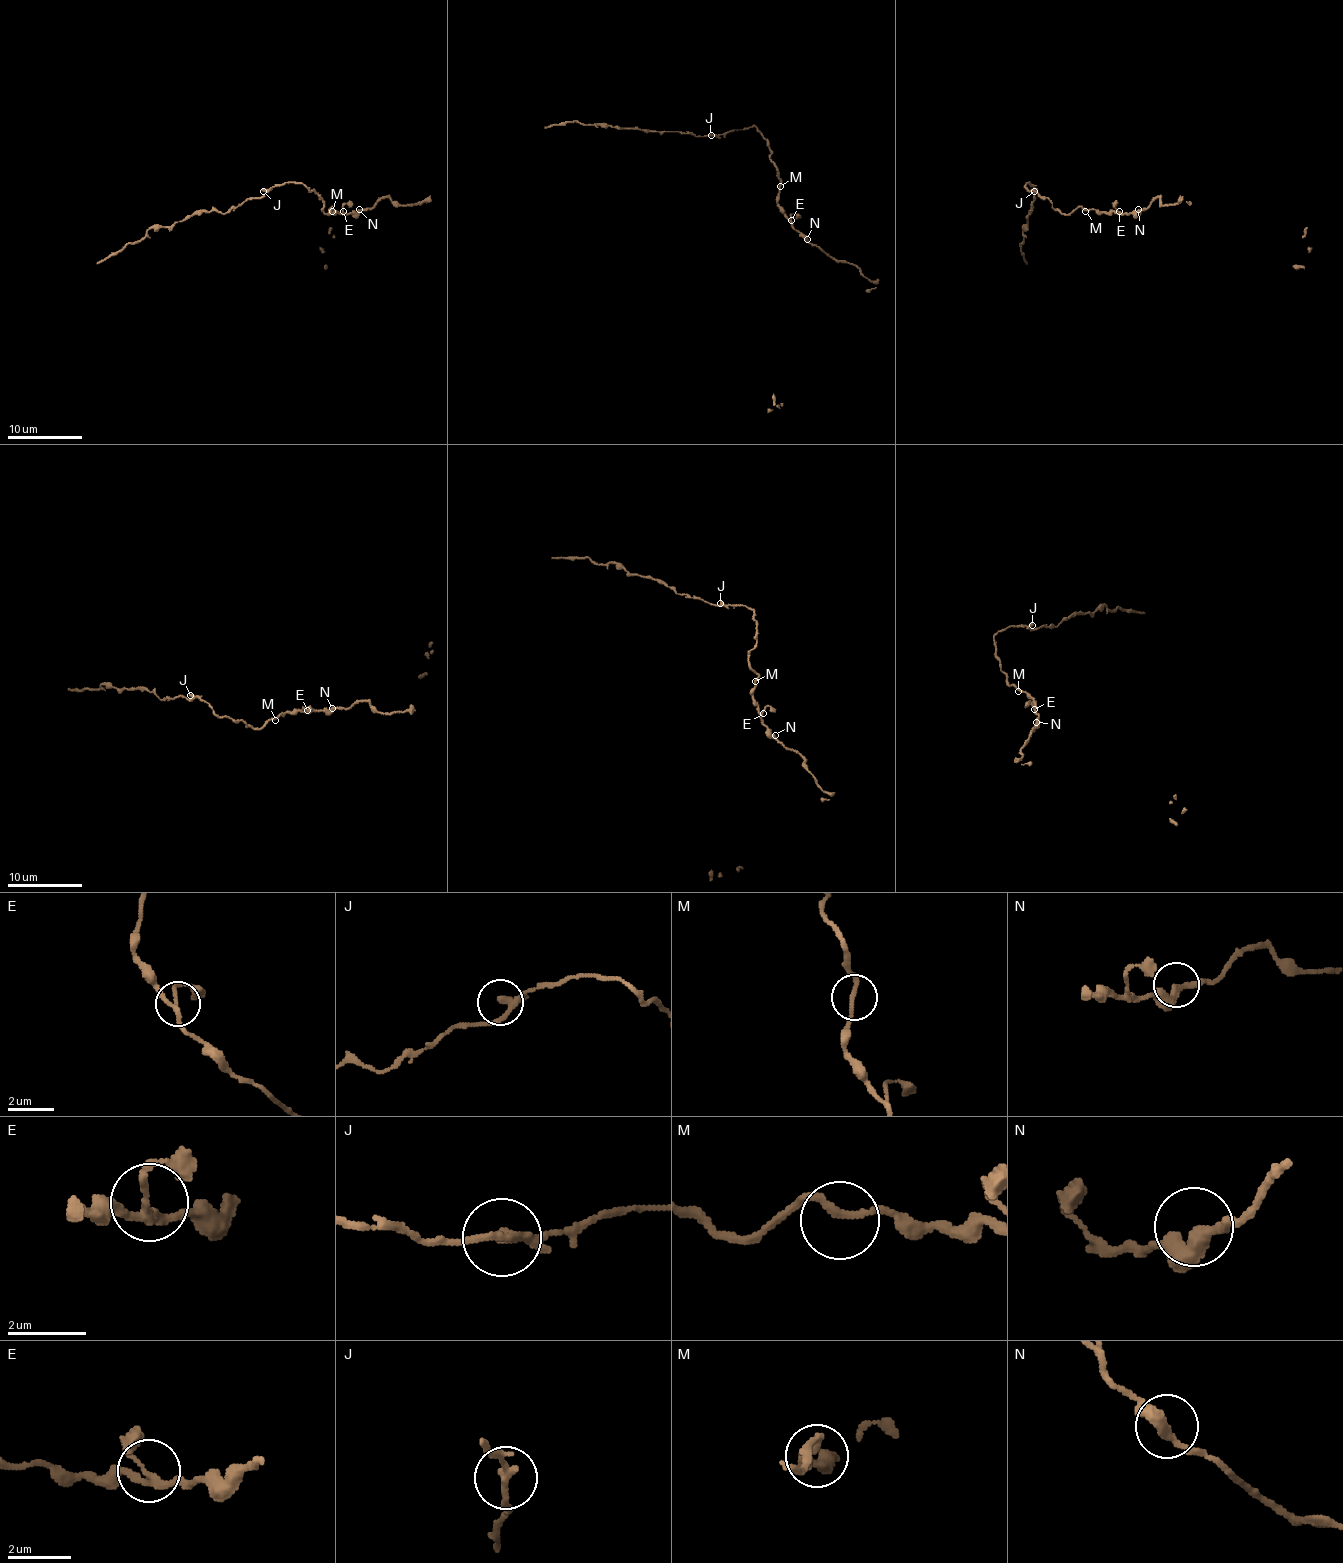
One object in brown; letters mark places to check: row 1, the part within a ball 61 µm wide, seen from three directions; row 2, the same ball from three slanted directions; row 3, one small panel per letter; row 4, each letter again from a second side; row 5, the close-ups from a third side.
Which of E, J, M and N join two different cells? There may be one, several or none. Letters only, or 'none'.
none

